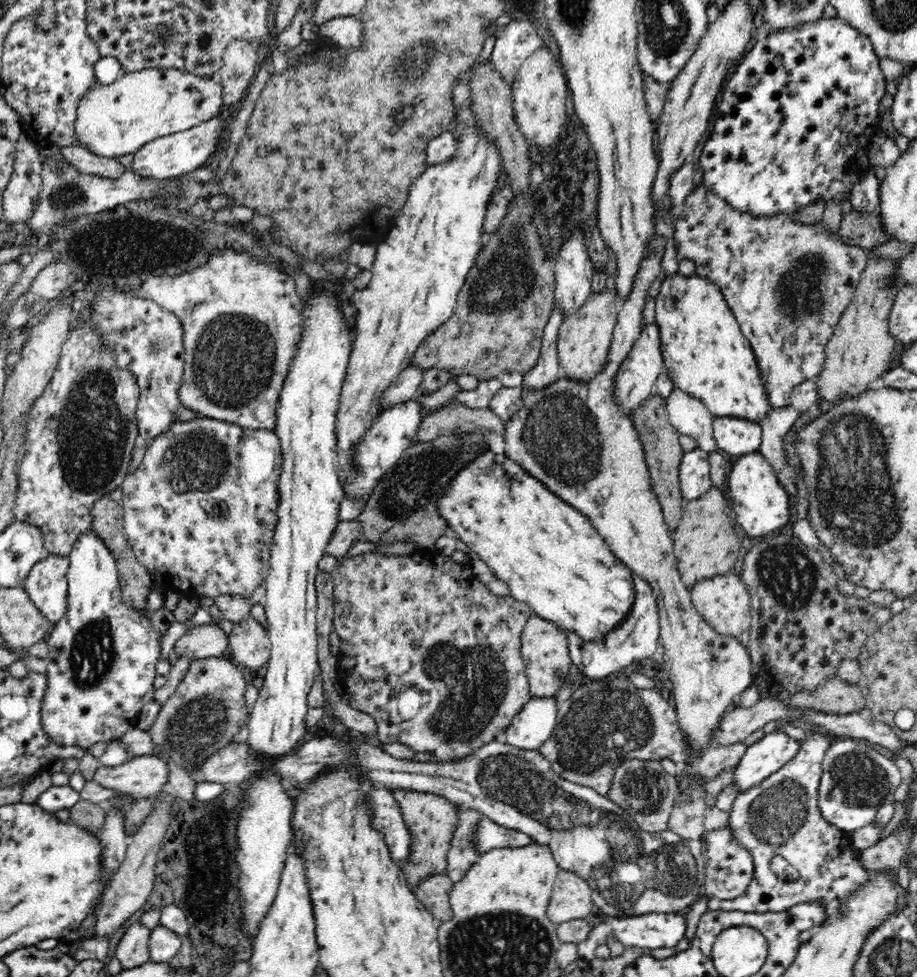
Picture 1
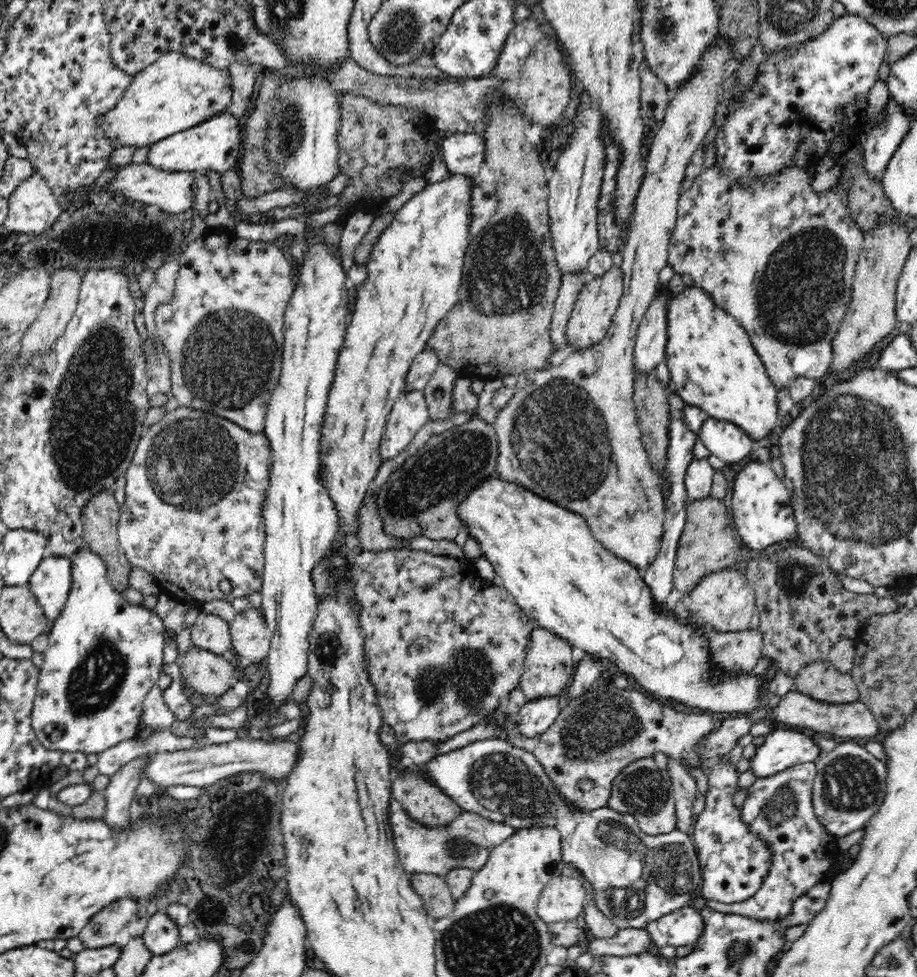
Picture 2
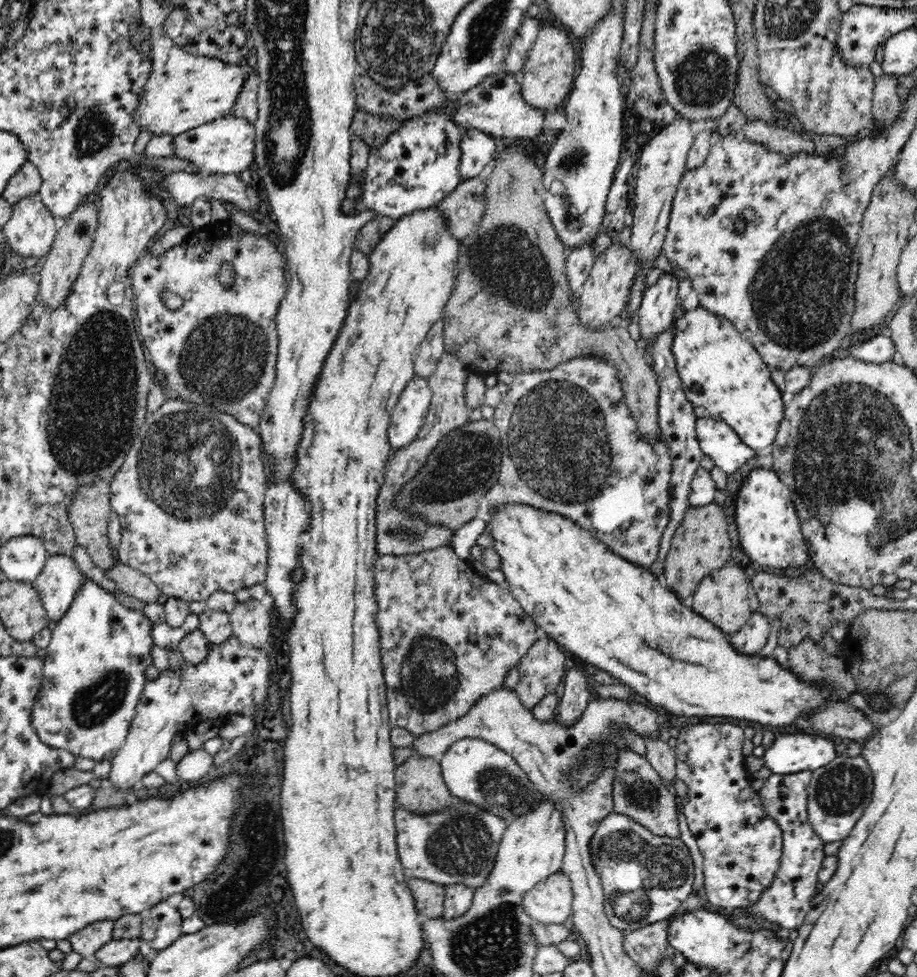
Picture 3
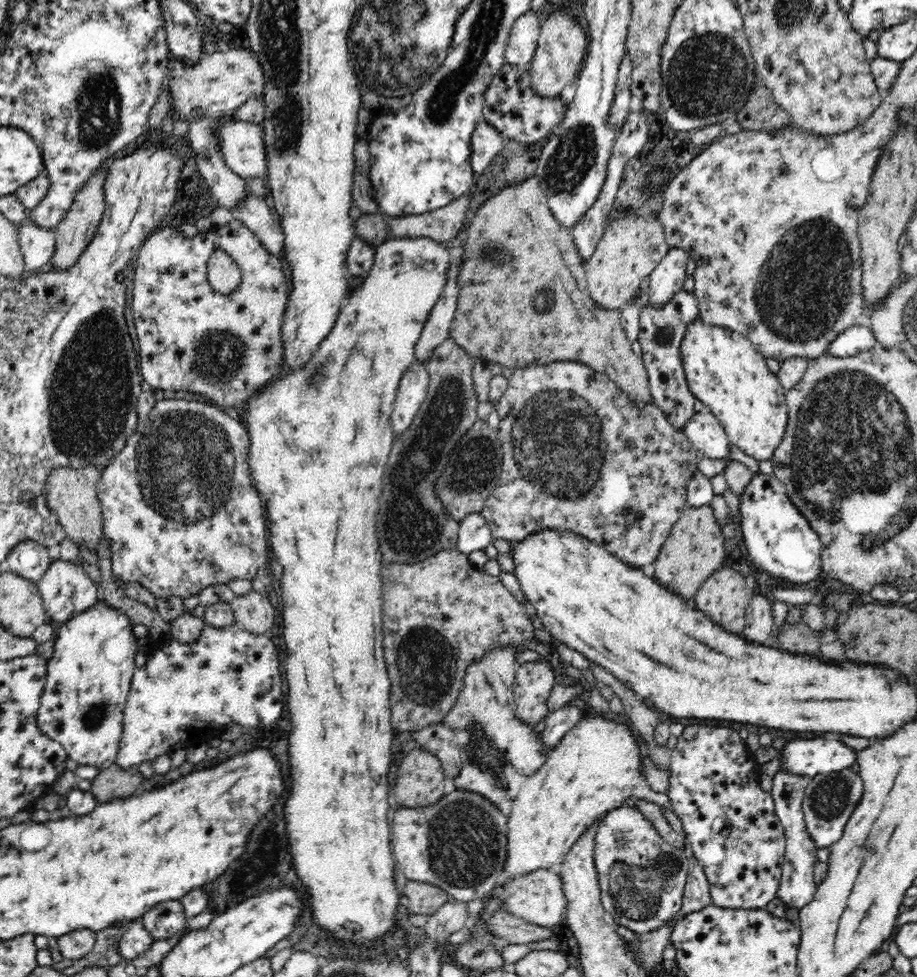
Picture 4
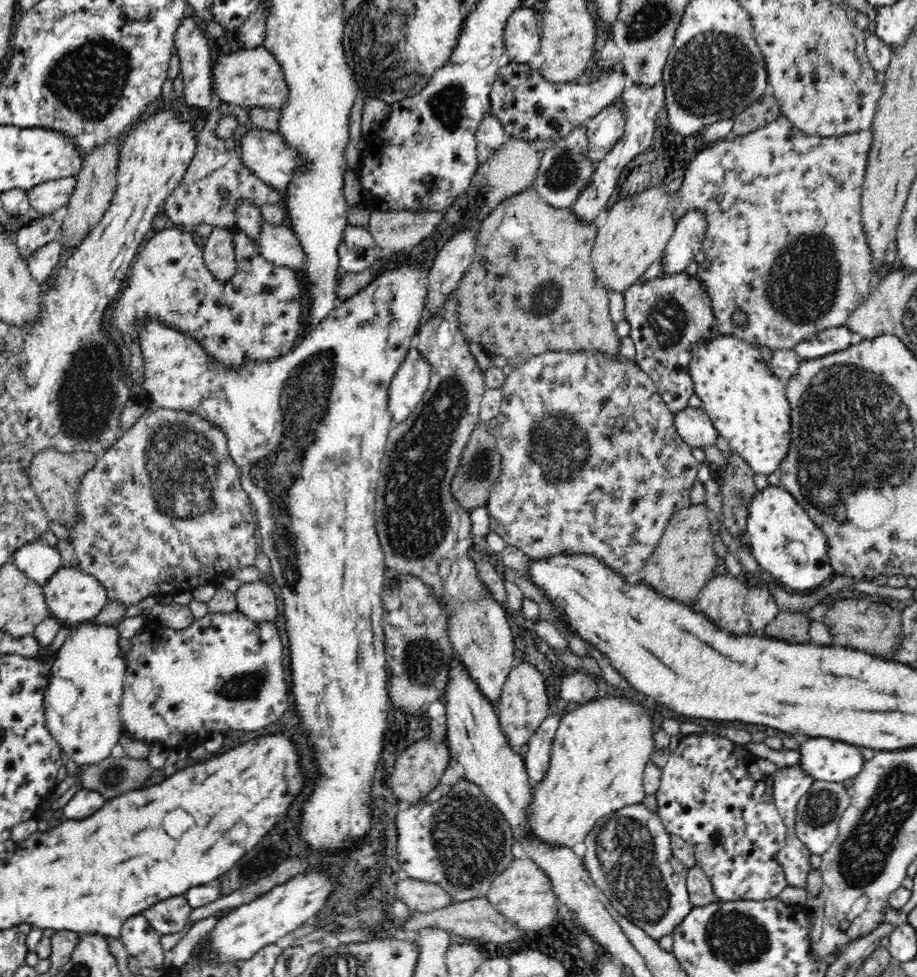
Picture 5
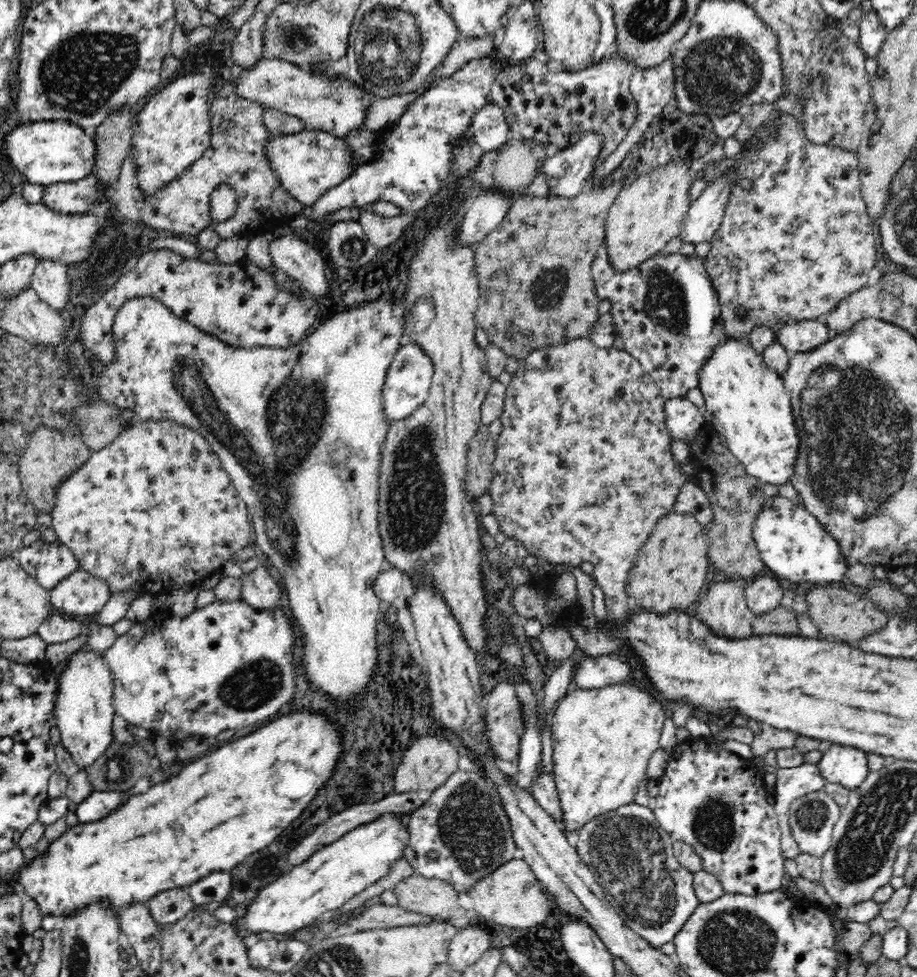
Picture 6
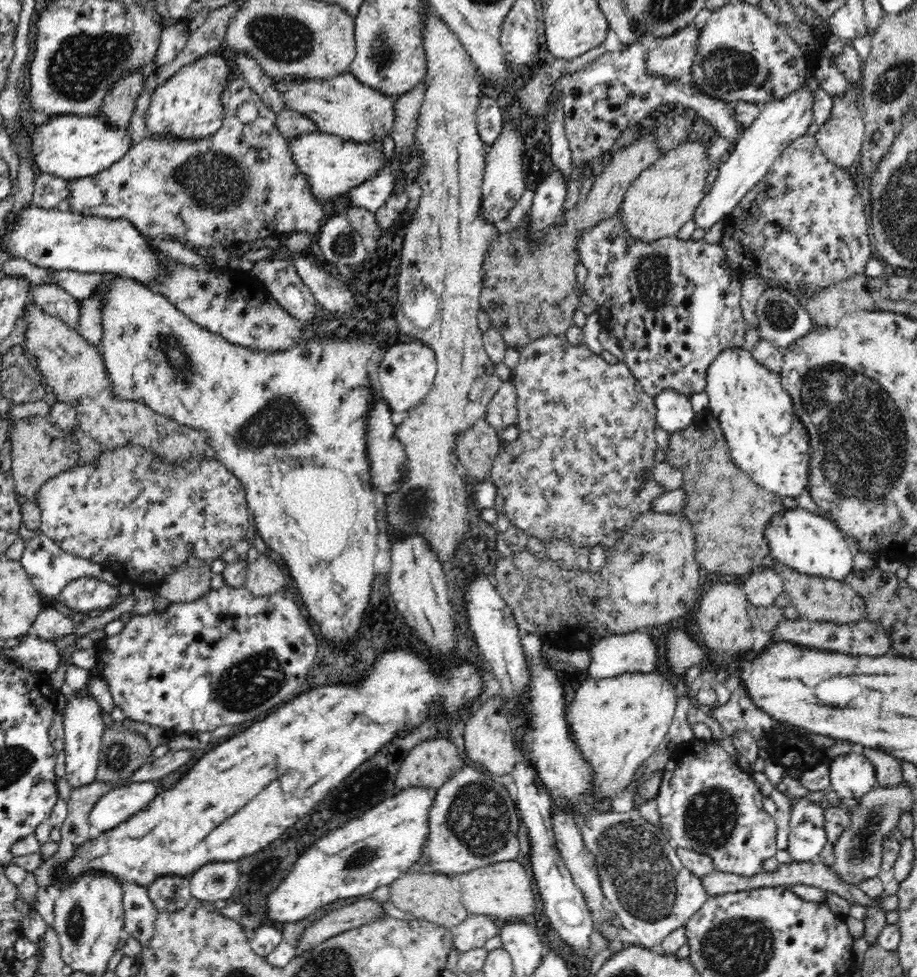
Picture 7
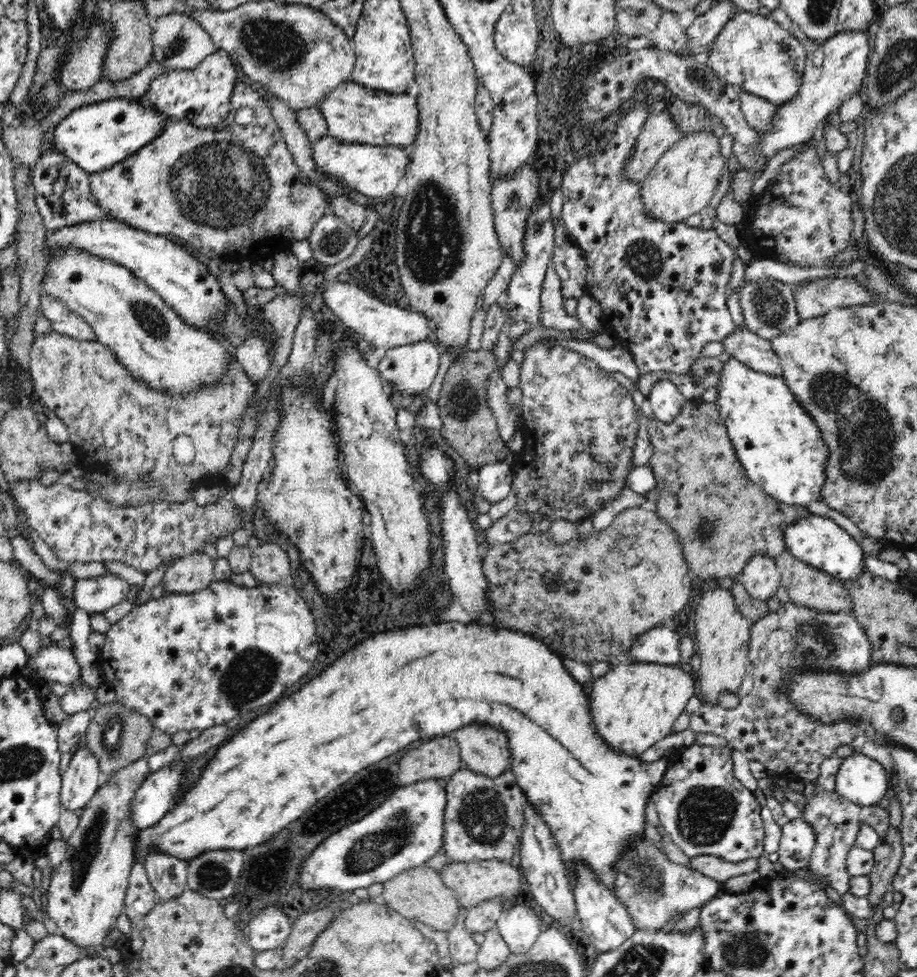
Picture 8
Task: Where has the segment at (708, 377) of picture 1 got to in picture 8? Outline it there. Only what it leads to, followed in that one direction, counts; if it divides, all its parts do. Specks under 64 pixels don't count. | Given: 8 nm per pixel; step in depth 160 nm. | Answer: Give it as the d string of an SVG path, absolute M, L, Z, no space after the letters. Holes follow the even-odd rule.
M725 359L717 389L720 416L724 419L736 456L748 479L766 495L788 506L807 507L811 502L822 501L822 488L826 484L826 460L830 450L820 438L816 422L798 402L784 377L755 371L736 359Z

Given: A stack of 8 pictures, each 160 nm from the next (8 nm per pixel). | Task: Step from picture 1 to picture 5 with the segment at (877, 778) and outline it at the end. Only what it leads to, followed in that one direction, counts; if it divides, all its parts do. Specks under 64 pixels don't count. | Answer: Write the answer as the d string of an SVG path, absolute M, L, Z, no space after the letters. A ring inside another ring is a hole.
M814 781L809 791L798 800L795 812L796 837L806 845L810 854L823 855L838 836L838 820L850 804L850 793L842 783Z

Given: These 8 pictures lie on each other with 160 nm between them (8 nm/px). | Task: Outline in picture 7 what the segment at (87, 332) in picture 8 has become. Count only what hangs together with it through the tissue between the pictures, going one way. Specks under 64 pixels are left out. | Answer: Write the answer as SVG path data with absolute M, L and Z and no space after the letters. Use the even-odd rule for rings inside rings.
M54 284L35 285L32 300L48 313L62 320L68 327L79 330L80 303L69 292Z

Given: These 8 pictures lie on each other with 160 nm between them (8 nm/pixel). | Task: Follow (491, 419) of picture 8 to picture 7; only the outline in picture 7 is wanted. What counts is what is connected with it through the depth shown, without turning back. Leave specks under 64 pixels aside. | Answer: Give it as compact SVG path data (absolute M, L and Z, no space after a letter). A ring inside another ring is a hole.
M484 416L454 440L458 465L474 482L491 477L491 468L501 448L498 431Z

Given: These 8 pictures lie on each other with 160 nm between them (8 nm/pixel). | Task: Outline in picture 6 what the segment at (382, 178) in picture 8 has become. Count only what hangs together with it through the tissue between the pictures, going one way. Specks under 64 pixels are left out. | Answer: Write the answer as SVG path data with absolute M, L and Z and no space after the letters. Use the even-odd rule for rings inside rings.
M307 129L303 132L273 137L265 148L267 159L279 182L296 200L312 206L325 196L331 188L343 183L354 172L358 164L353 160L353 150L346 140L335 135Z

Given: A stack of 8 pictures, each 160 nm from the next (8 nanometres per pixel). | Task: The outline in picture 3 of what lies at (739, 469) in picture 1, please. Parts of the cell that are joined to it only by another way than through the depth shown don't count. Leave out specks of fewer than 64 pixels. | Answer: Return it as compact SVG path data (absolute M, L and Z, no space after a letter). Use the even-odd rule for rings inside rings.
M757 467L749 472L736 498L736 524L746 558L770 568L802 568L812 560L808 539L801 531L801 523L789 489L771 469Z

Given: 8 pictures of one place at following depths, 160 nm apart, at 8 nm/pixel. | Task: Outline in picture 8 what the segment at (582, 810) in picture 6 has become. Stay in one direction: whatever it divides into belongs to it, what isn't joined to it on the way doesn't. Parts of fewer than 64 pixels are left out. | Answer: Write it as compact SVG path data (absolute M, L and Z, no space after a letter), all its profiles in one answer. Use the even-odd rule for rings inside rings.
M618 661L606 675L593 682L590 705L595 728L611 748L640 757L652 744L672 733L672 724L696 694L695 682L690 668L680 663Z

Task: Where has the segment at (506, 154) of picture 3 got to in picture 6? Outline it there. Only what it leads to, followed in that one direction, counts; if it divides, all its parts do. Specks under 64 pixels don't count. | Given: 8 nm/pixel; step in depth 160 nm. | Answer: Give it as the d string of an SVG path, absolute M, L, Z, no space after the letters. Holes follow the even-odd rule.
M625 178L615 180L608 186L594 185L587 187L580 192L577 199L560 198L560 197L533 197L532 195L524 194L518 197L513 207L507 212L503 221L497 226L497 229L488 233L484 240L481 240L475 246L475 272L478 276L478 287L480 287L480 296L478 301L478 308L475 312L475 324L482 326L488 333L489 339L496 346L500 347L509 357L515 356L518 359L530 354L536 348L548 346L548 344L566 344L569 340L574 338L582 338L588 336L588 328L598 320L598 297L594 291L595 283L590 274L590 264L596 256L596 250L600 248L602 240L605 238L605 224L608 211L611 204L614 202L618 193L626 186Z

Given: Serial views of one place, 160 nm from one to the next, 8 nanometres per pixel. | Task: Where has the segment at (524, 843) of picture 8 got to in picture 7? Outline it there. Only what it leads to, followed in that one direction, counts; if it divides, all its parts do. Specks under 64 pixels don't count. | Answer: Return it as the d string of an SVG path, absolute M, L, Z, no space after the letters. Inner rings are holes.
M522 761L515 764L510 780L514 788L519 816L527 828L531 876L536 882L538 894L542 899L543 912L550 918L551 925L562 936L562 940L566 940L578 954L591 957L597 951L590 944L590 934L594 932L592 913L588 911L584 895L574 884L574 879L555 845L552 799L546 793L546 787L536 781L536 771L530 765L524 765Z

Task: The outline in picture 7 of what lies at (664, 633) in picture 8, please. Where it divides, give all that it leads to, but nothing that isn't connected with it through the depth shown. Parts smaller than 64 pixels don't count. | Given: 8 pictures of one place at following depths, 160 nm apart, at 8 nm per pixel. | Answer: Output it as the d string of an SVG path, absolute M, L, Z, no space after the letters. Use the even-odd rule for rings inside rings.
M632 631L610 635L598 641L591 650L586 678L612 678L626 672L658 670L658 645L651 635Z

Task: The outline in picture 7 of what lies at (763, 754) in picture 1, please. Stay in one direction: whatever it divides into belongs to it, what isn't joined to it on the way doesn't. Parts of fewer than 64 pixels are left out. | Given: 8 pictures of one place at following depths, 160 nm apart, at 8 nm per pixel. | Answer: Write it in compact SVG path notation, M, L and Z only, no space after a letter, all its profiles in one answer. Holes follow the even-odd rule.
M853 751L851 754L839 755L832 762L829 761L830 780L832 790L835 790L841 798L859 799L867 792L870 792L877 784L874 765L860 751Z

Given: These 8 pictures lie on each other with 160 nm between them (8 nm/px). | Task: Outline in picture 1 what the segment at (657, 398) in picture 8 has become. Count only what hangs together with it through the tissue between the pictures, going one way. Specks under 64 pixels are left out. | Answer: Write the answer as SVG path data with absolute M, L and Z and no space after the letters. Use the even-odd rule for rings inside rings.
M714 417L712 432L716 447L727 456L756 453L761 445L762 427L754 421L738 417Z

